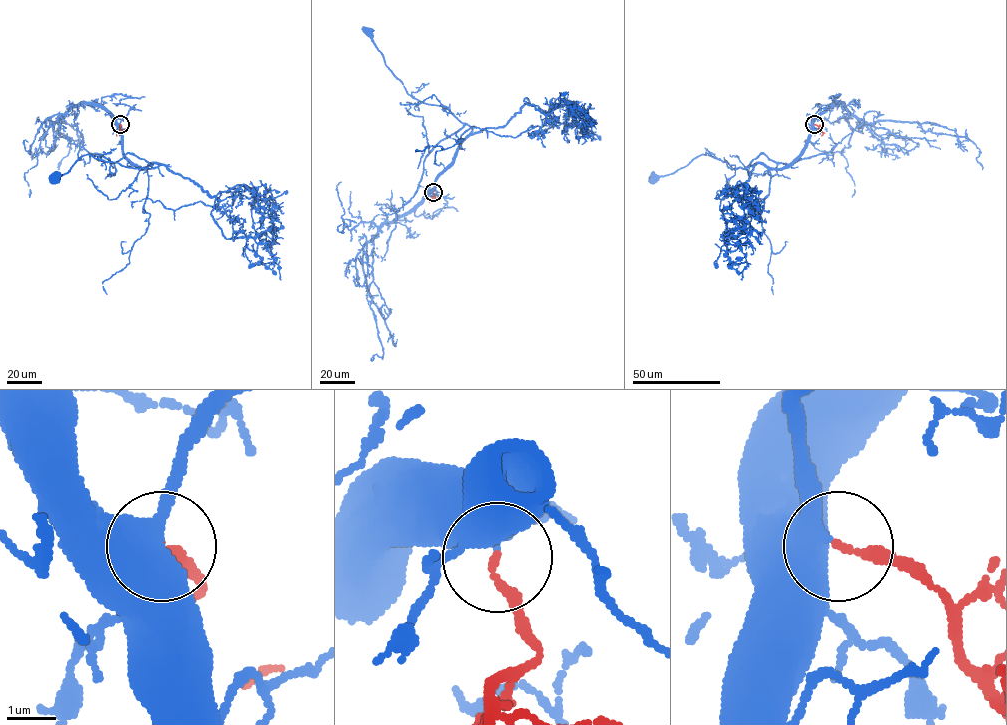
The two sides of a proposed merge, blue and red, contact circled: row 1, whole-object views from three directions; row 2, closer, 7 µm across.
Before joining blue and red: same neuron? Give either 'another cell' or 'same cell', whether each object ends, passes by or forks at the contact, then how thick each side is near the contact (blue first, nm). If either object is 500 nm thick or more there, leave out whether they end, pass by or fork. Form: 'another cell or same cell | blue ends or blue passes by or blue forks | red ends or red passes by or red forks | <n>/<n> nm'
same cell | blue passes by | red ends | 420/160 nm

